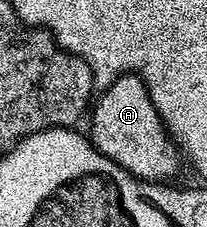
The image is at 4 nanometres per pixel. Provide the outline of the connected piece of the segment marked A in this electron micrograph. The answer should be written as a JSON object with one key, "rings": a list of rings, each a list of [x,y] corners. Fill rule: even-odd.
{"rings":[[[133,74],[118,76],[108,87],[101,89],[99,96],[102,97],[93,101],[92,111],[89,113],[90,143],[109,160],[116,162],[124,171],[131,172],[139,180],[173,181],[173,176],[178,172],[180,152],[162,125],[162,119],[152,106],[152,100],[141,78]]]}

